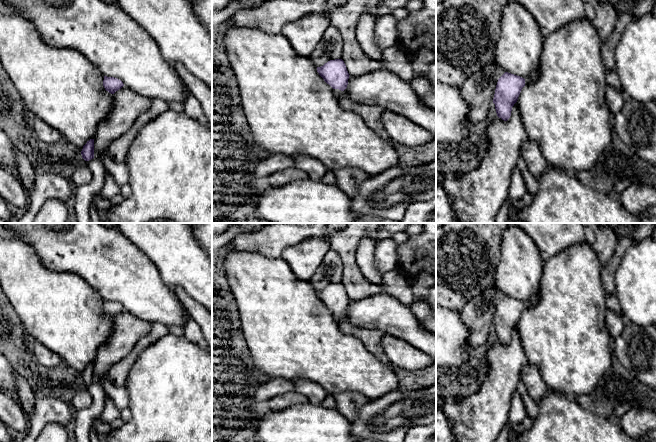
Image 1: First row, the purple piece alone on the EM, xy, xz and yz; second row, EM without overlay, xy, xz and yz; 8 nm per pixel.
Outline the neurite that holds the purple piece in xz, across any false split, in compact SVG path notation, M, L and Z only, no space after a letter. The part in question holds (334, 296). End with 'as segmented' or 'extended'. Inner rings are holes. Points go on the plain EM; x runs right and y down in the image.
M342 283L330 284L323 290L317 291L317 296L333 312L334 319L339 324L347 312L350 300L344 285Z; extended

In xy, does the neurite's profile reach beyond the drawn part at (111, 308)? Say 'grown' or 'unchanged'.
unchanged

